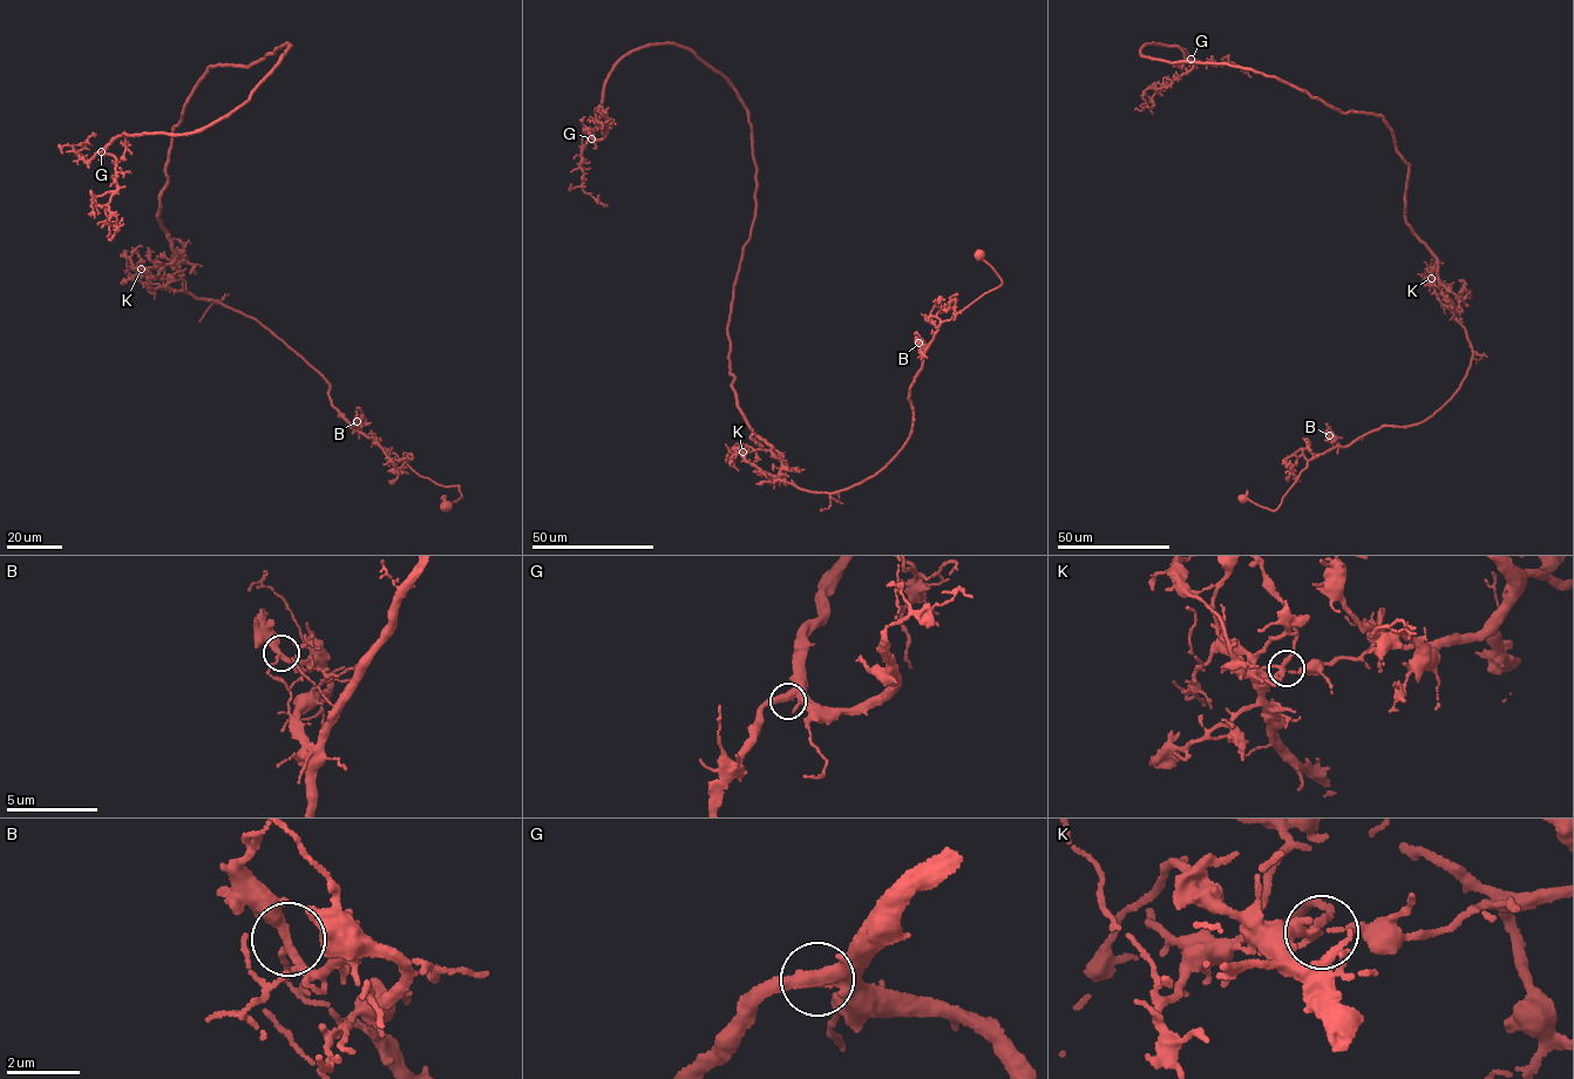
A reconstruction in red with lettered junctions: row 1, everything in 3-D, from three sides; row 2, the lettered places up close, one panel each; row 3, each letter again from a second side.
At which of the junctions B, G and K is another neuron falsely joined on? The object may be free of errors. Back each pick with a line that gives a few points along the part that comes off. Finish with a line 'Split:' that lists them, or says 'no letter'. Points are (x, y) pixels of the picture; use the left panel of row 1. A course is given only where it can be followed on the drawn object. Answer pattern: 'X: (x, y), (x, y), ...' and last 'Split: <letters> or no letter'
K: (141, 269), (154, 289), (252, 317), (325, 380), (353, 429), (421, 476), (458, 486), (462, 499), (445, 508)
Split: K

